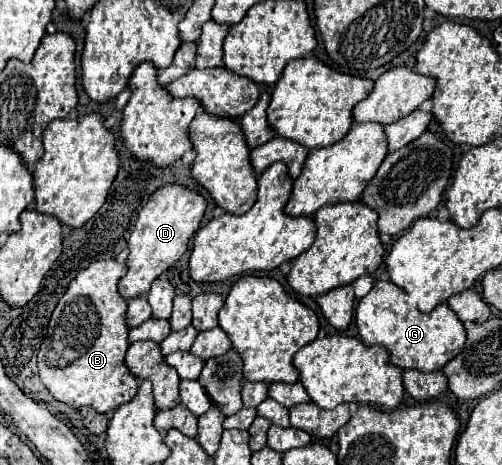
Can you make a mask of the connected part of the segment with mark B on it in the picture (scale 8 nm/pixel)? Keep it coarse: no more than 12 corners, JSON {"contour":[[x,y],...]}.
{"contour":[[83,269],[59,299],[39,375],[71,407],[109,413],[139,381],[125,365],[129,271]]}

